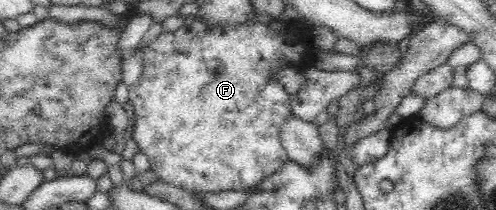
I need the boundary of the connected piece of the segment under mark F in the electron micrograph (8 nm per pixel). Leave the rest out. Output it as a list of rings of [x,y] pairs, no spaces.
[[[196,19],[191,25],[186,25],[170,31],[162,32],[155,40],[148,43],[143,48],[143,68],[142,74],[135,84],[127,88],[129,103],[134,108],[134,124],[132,125],[131,137],[136,142],[139,152],[148,156],[150,169],[160,177],[160,181],[185,189],[193,194],[216,193],[226,190],[249,189],[259,184],[265,177],[278,171],[289,159],[288,152],[282,145],[280,139],[280,128],[292,117],[291,95],[280,84],[280,80],[274,75],[278,70],[295,69],[301,73],[306,67],[316,61],[317,51],[306,49],[308,52],[296,52],[296,37],[286,29],[280,31],[270,28],[270,24],[260,22],[246,23],[206,23],[201,19]]]

